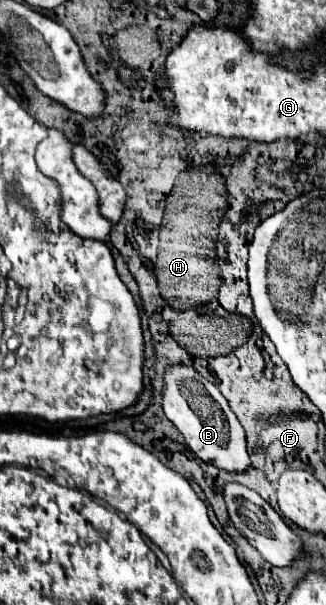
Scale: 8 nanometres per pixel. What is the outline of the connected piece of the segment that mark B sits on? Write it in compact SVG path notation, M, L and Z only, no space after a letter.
M187 366L167 368L163 410L165 416L175 424L175 428L183 434L189 450L203 462L209 462L225 472L247 472L251 468L243 426L231 412L219 388L193 368Z

